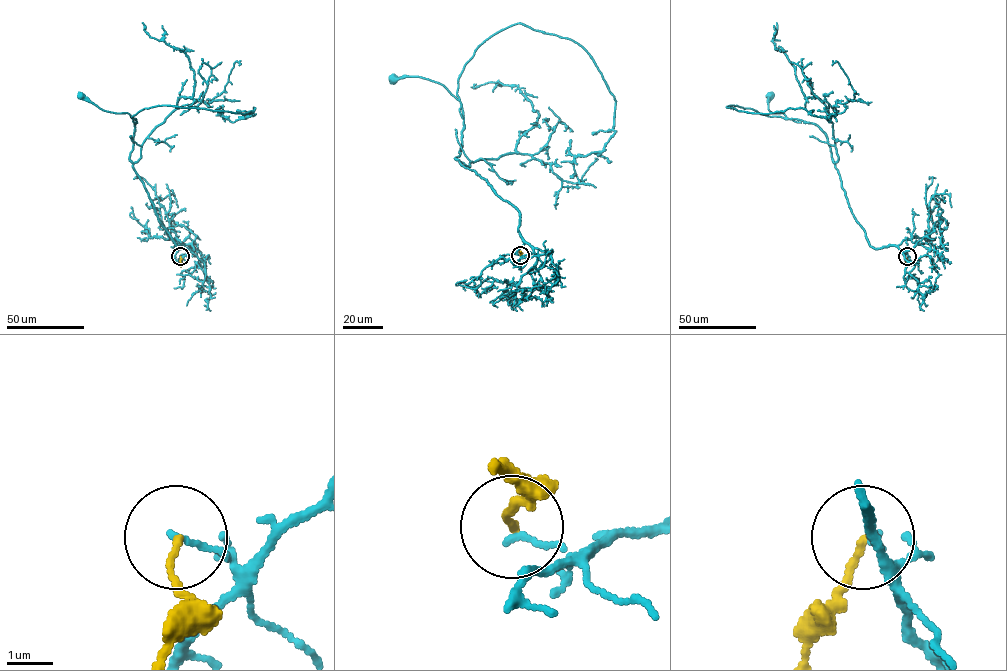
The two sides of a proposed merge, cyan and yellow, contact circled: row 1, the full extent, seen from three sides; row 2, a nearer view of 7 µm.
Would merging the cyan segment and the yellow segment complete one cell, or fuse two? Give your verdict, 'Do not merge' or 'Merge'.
Do not merge

